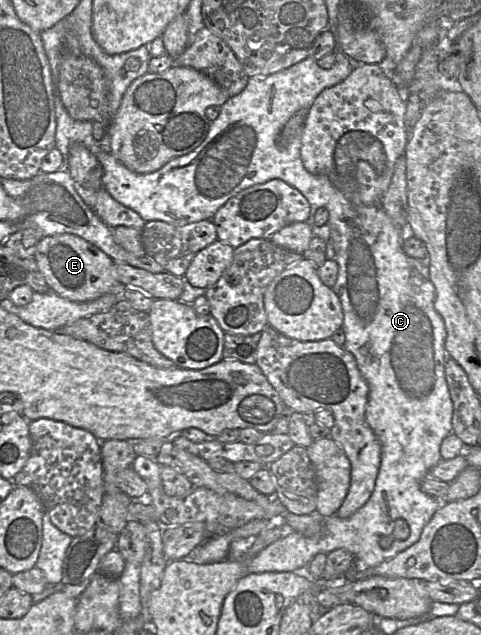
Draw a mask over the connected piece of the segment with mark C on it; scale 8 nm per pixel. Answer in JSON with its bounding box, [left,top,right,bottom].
[55,48,453,573]

